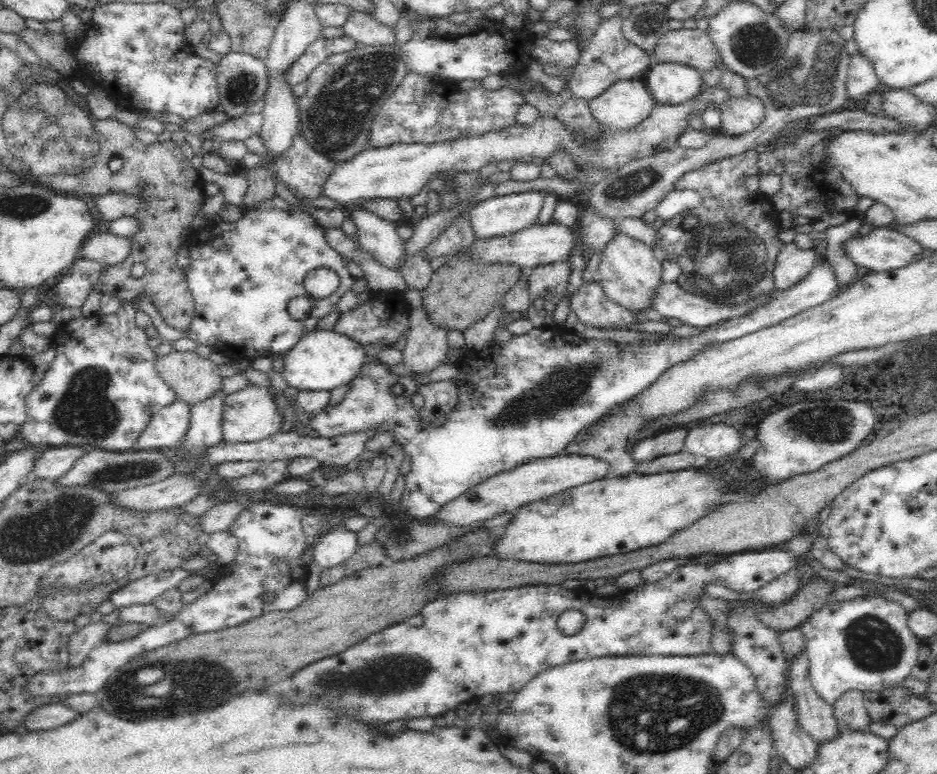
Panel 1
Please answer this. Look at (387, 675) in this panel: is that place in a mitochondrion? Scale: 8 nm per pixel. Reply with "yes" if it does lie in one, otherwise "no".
yes

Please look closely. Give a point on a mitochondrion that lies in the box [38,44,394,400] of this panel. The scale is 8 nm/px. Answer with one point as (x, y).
(241, 88)

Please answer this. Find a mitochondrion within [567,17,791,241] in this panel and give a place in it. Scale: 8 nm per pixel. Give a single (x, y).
(756, 45)

